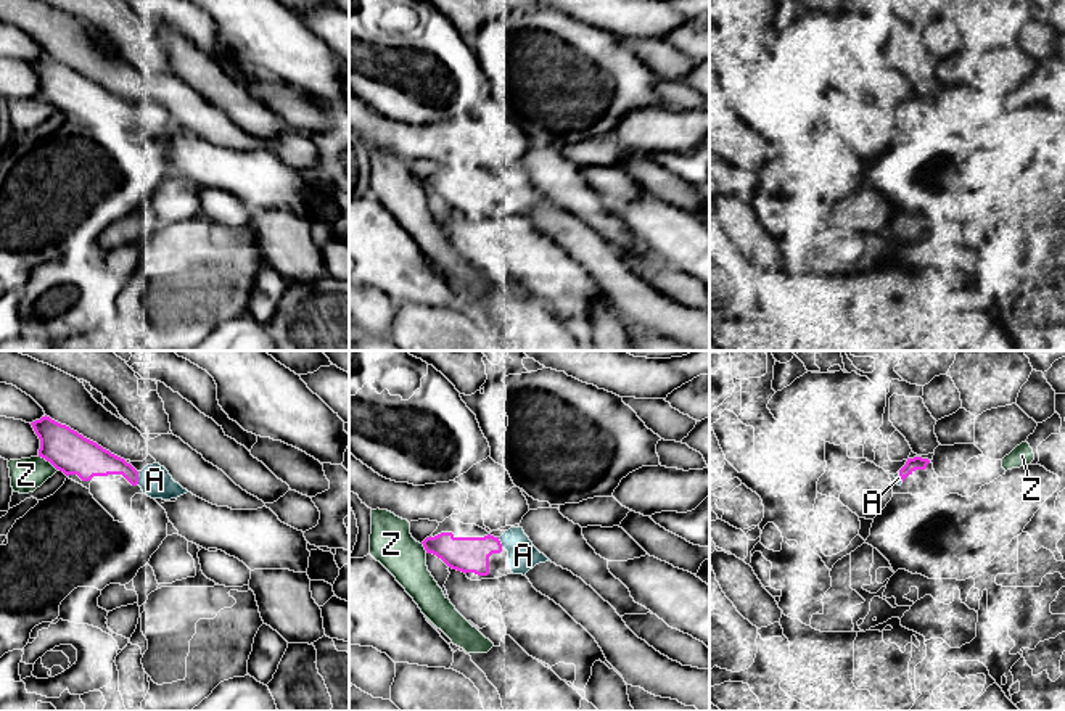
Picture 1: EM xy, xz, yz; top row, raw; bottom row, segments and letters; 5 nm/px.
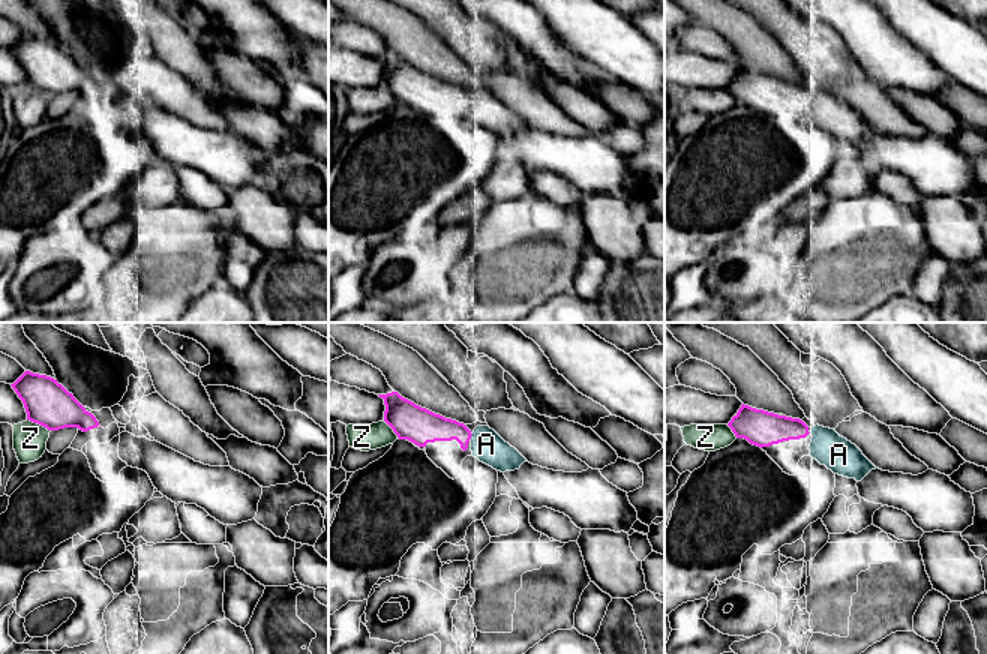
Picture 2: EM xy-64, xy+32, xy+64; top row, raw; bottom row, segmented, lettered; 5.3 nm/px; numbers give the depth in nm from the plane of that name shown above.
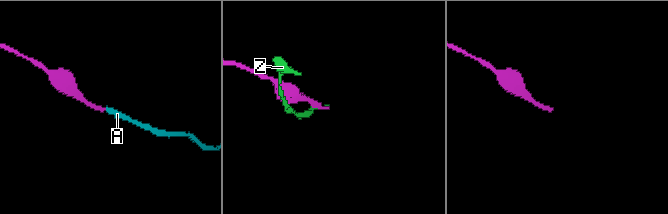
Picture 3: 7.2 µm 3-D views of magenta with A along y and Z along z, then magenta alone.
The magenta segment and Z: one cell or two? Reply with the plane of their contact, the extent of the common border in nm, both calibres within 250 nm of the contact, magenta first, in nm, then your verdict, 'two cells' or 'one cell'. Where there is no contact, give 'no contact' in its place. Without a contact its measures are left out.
xy | 120 nm | 200/160 nm | two cells

